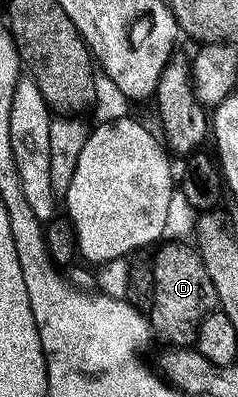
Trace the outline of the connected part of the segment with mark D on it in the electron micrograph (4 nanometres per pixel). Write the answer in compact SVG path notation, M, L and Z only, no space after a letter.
M163 243L152 259L154 269L154 301L148 313L150 326L166 346L185 348L193 345L198 338L198 327L204 318L215 311L218 304L217 292L213 288L208 270L202 264L197 251L189 244Z

